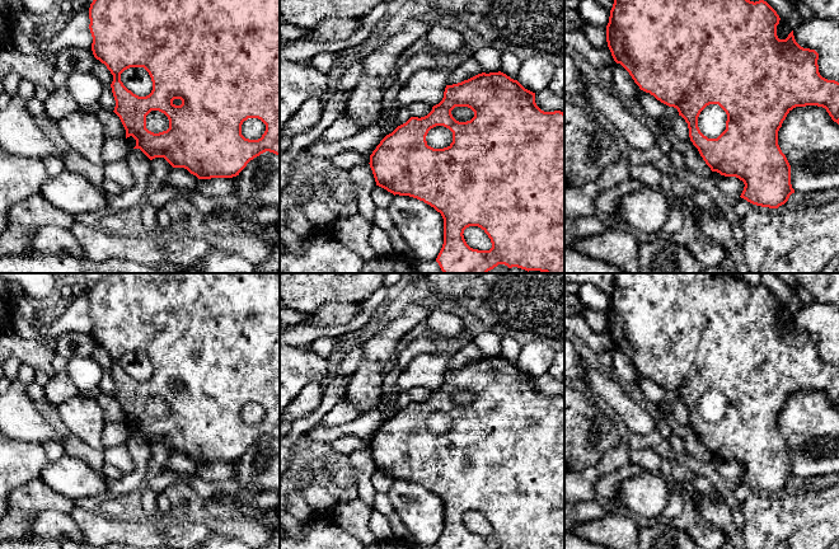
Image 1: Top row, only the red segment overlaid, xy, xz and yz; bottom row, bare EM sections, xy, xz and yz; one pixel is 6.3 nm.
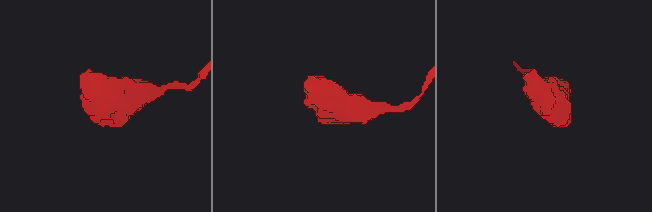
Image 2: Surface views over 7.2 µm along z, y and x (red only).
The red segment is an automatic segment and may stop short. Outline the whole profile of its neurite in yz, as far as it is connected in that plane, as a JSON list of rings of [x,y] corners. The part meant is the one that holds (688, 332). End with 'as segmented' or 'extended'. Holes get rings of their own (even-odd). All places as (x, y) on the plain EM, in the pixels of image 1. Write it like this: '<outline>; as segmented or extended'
[[[614,273],[614,288],[606,310],[606,327],[614,346],[629,357],[641,375],[678,394],[679,400],[688,408],[690,426],[711,455],[725,461],[739,463],[745,469],[740,482],[753,489],[769,493],[778,493],[795,478],[791,469],[791,450],[778,430],[778,416],[787,399],[796,391],[817,390],[825,393],[831,404],[839,409],[839,367],[820,360],[819,338],[801,332],[795,324],[793,315],[786,324],[778,323],[779,305],[779,300],[767,286],[750,286],[731,273]]]; extended

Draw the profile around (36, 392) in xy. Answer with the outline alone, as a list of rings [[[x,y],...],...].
[[[33,383],[33,384],[28,385],[27,391],[34,403],[42,402],[42,403],[47,404],[43,386]]]

